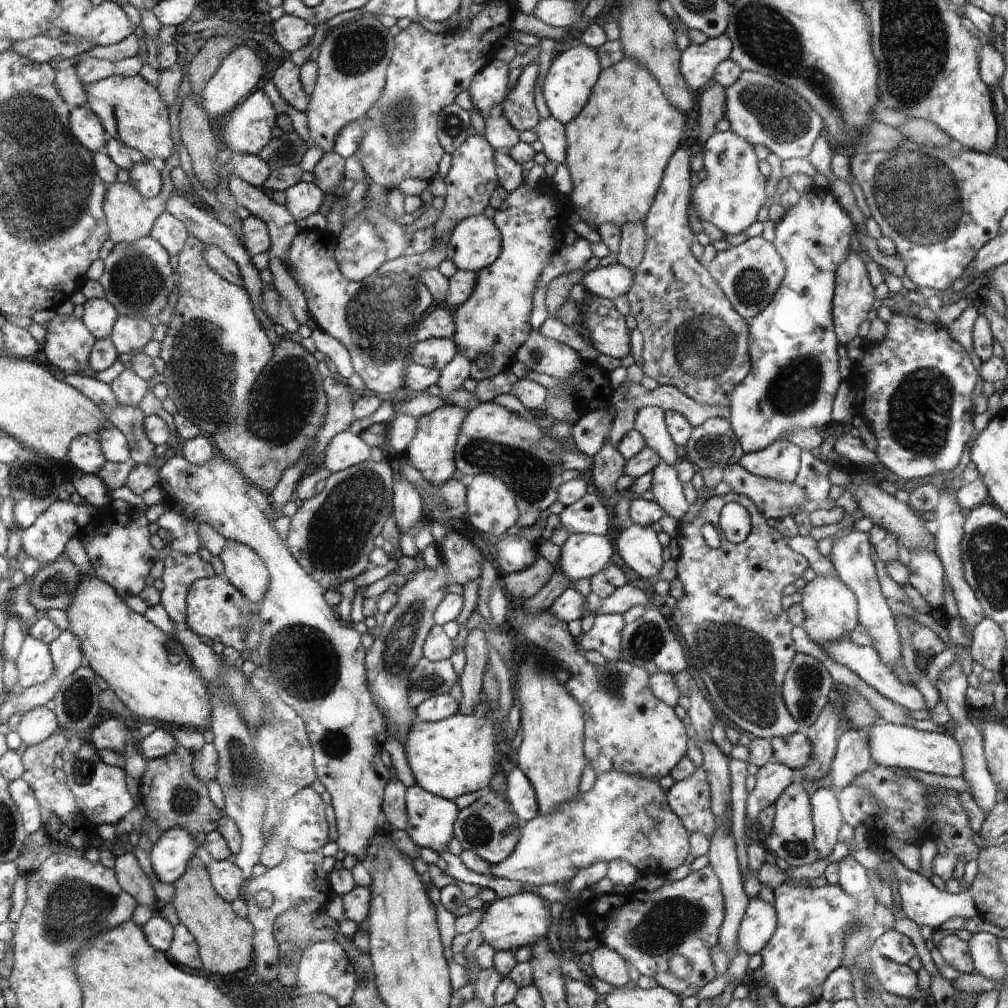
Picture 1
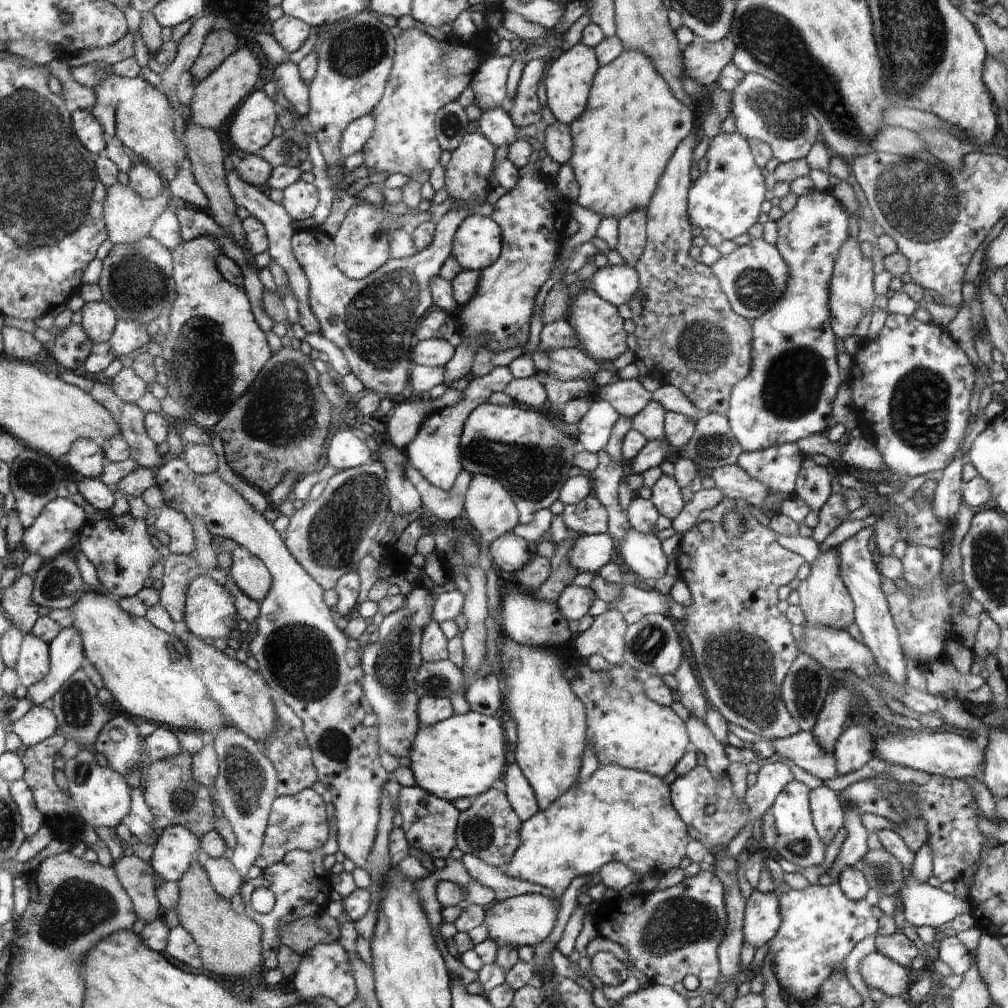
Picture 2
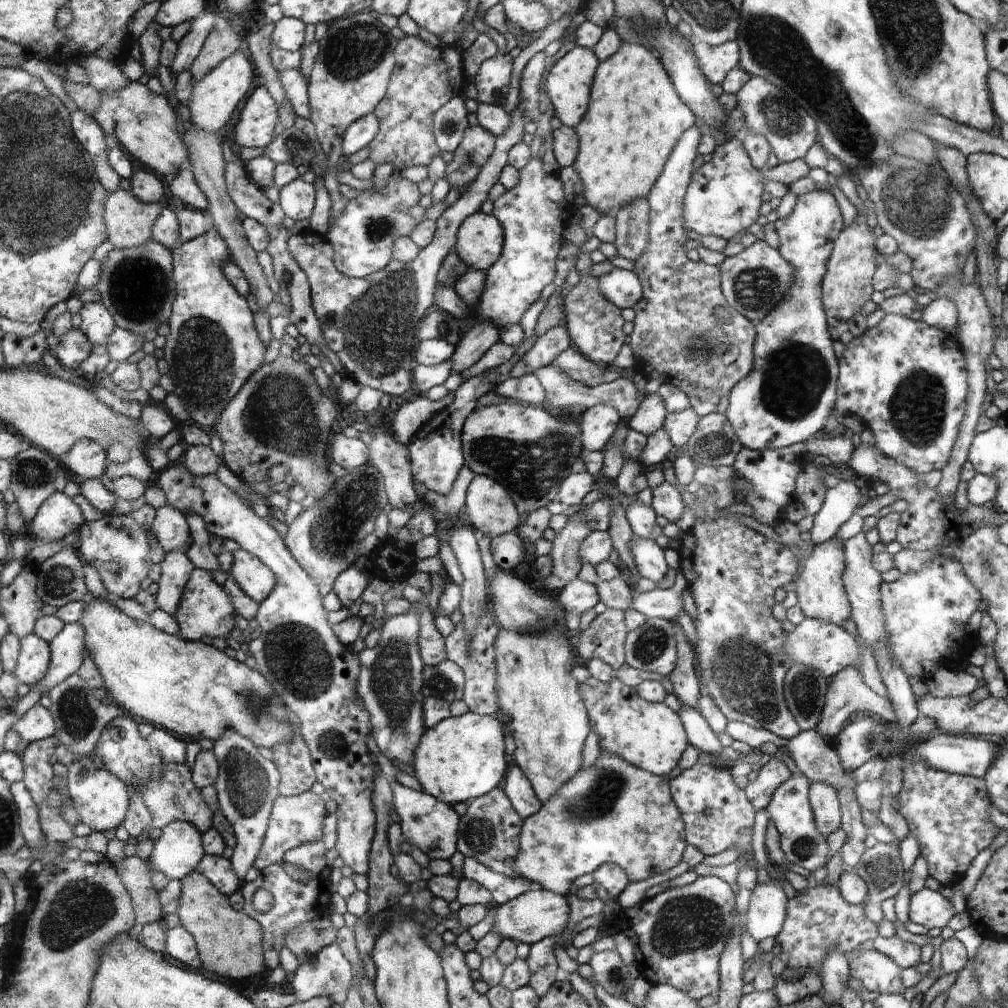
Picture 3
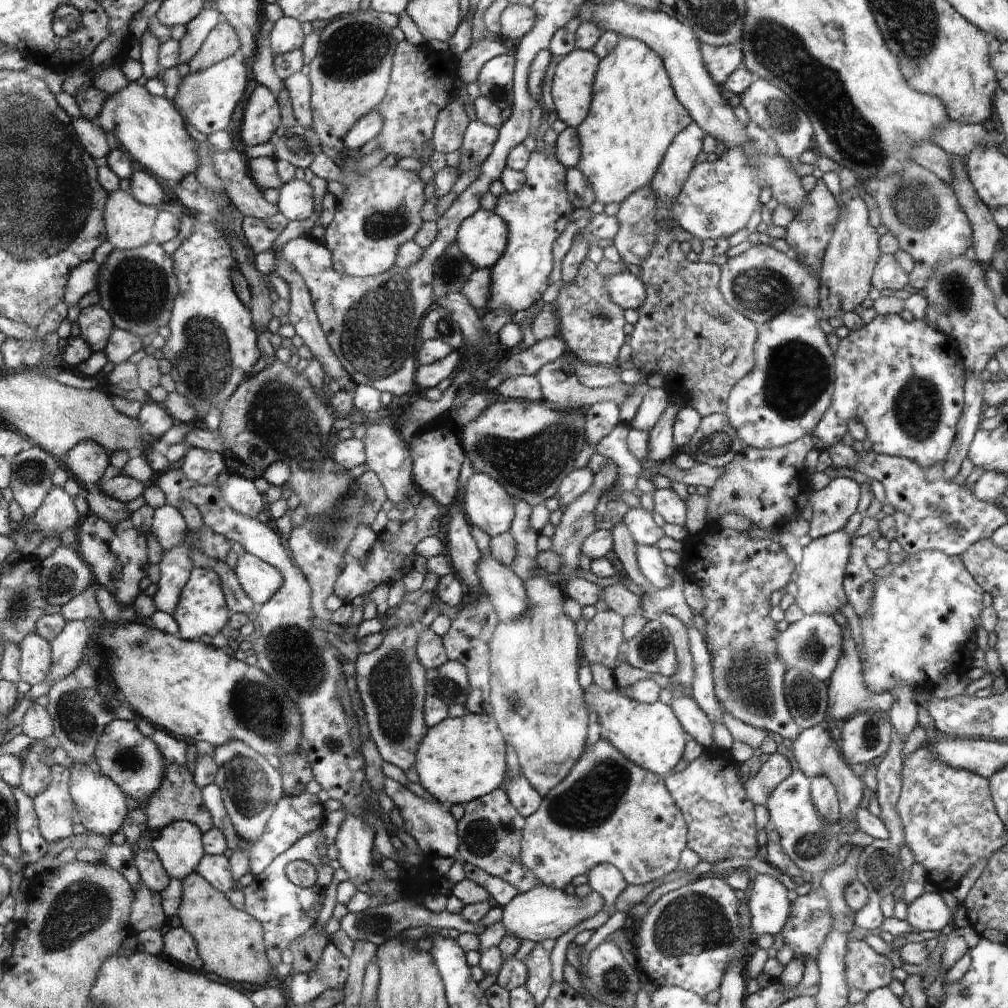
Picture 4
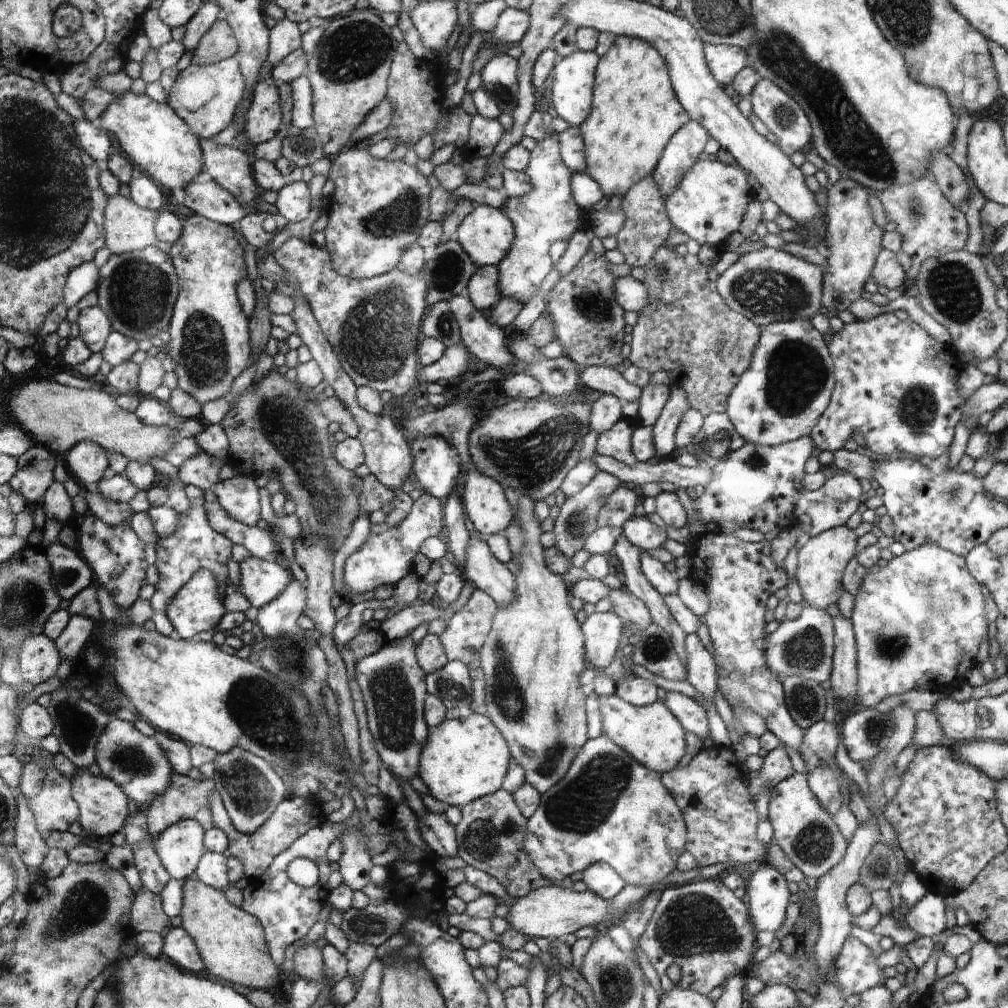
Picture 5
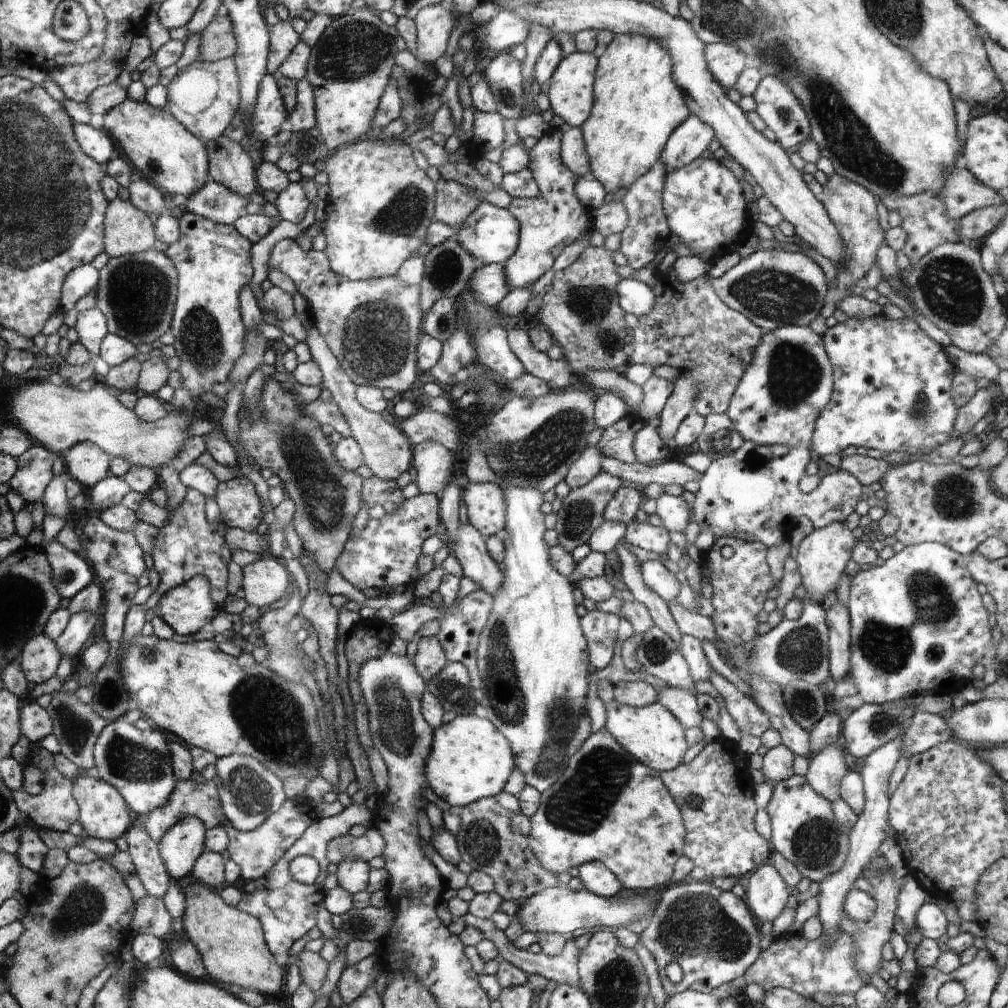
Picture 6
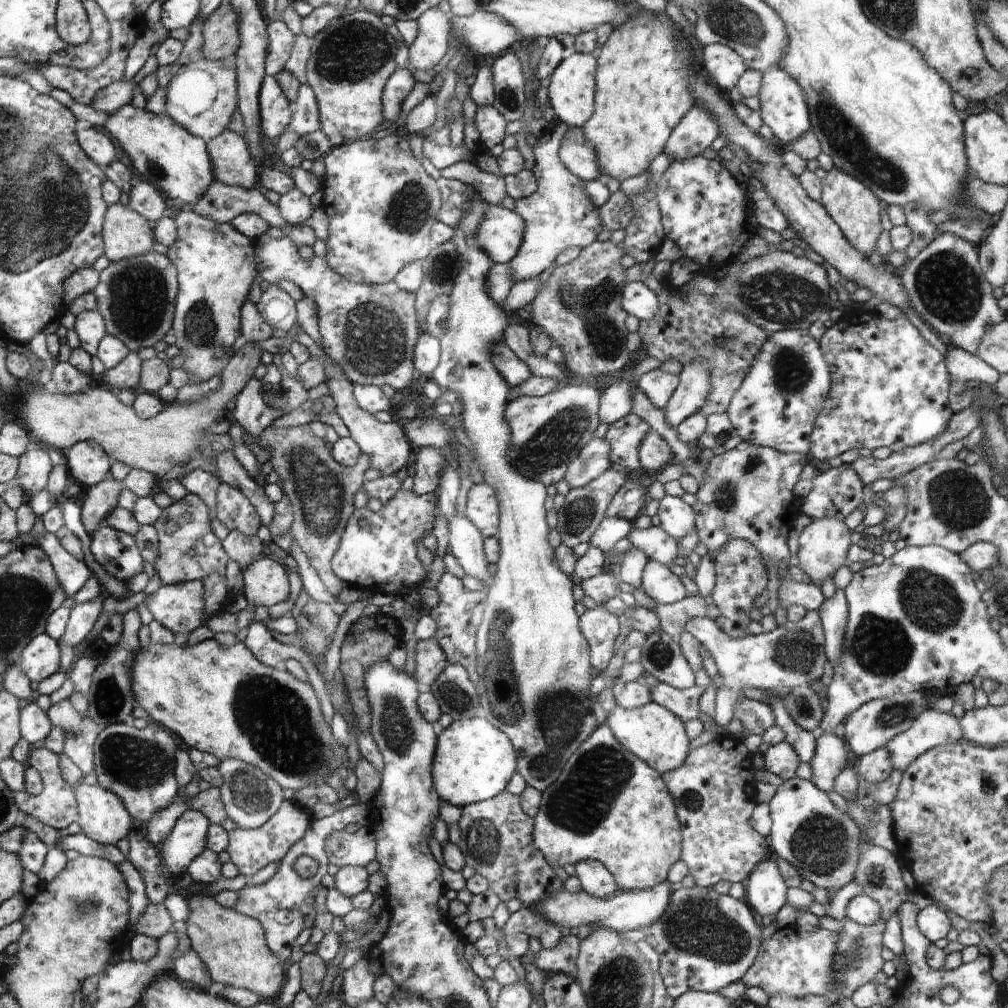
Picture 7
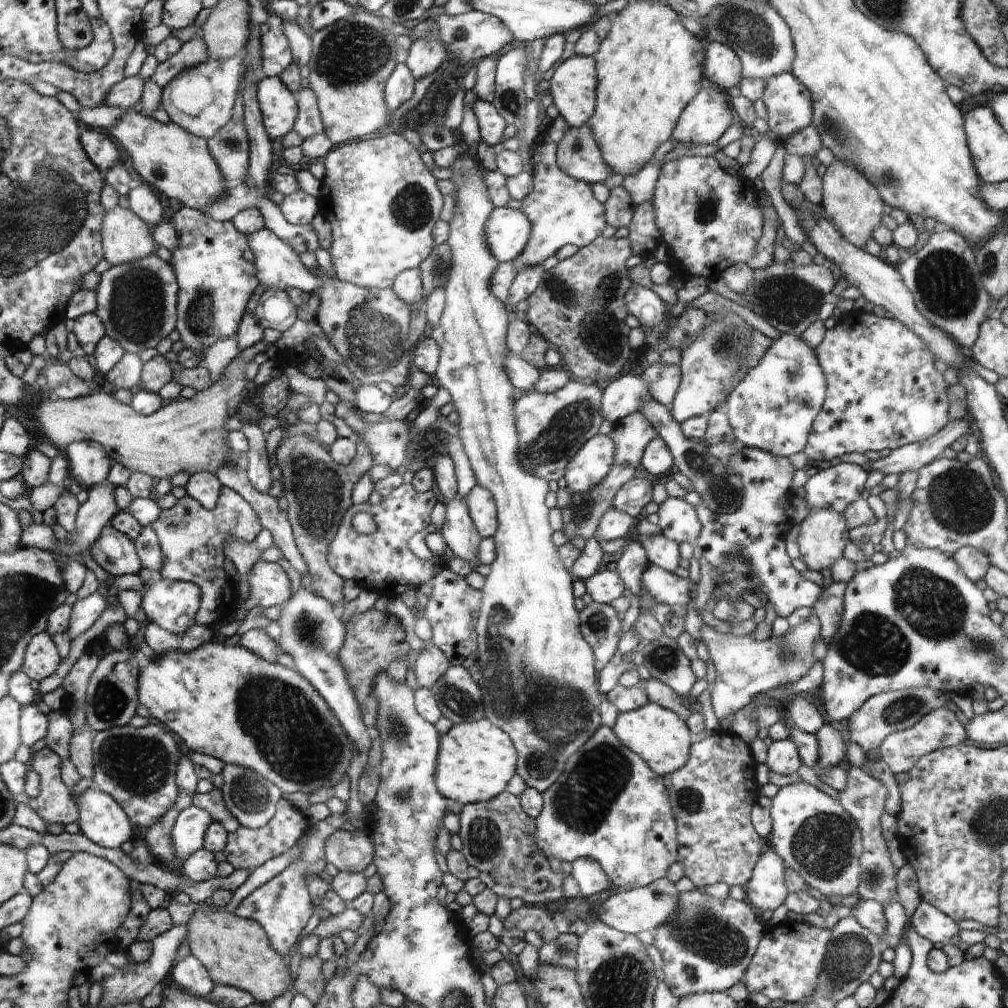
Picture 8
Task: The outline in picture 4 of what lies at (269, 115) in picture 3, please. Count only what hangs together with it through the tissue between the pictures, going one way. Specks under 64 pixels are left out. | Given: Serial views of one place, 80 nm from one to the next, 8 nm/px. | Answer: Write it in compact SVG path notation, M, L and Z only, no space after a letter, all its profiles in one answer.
M264 85L250 91L240 128L240 140L245 146L256 146L271 139L280 124L282 109L278 103Z

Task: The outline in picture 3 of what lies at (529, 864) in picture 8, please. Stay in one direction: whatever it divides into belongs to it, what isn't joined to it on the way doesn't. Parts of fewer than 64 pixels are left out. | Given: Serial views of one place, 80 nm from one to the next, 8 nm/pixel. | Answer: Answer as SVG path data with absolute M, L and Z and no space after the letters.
M493 788L486 795L468 802L464 815L459 816L457 851L473 858L489 869L511 877L520 877L514 870L522 839L523 817L516 812L502 788Z

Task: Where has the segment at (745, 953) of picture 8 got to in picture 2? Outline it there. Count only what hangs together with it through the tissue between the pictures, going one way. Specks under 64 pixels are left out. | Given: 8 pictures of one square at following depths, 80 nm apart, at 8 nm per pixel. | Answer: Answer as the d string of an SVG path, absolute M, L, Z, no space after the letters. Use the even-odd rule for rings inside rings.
M700 871L693 877L686 877L678 884L653 892L637 892L629 899L603 899L592 912L593 923L598 937L617 942L627 952L636 970L646 974L650 984L664 985L675 989L685 999L712 993L710 990L718 978L718 948L727 930L726 886L712 871ZM694 974L699 978L699 986L691 991L684 987L684 977Z

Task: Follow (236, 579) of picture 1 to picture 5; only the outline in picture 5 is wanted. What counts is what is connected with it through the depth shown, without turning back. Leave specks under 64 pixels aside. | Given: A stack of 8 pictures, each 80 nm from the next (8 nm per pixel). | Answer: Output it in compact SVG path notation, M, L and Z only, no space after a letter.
M250 555L247 559L239 562L239 565L241 579L238 589L248 599L251 606L255 606L258 609L278 599L290 582L290 571L284 568L282 564L262 560L255 555Z

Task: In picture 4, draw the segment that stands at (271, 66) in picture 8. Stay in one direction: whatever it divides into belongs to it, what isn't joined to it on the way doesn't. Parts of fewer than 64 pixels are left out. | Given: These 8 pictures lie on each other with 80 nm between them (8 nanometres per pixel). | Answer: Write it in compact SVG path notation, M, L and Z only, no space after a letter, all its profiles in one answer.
M282 17L274 22L270 34L270 46L274 56L303 47L306 35L303 33L301 23L292 17Z

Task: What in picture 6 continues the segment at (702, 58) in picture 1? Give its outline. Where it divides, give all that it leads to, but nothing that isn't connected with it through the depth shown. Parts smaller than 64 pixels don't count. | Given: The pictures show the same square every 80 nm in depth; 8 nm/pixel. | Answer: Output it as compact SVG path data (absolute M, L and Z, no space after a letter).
M706 43L705 59L714 80L725 90L735 86L745 69L746 55L736 45Z

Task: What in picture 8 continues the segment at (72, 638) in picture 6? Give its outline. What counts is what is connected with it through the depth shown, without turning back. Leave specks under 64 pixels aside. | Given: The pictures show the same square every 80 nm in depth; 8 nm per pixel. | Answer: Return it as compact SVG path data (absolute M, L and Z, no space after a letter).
M97 592L85 599L79 599L75 604L72 617L72 626L69 633L73 638L86 634L94 624L100 620L100 616L106 612L108 602L106 595Z

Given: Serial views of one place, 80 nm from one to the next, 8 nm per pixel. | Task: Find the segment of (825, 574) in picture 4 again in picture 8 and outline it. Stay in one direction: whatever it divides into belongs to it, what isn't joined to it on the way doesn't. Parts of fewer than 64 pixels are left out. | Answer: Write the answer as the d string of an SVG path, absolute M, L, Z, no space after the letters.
M811 508L806 518L801 522L800 534L797 538L800 556L799 559L806 564L807 568L817 573L832 568L836 562L844 557L845 548L850 542L846 517L832 509L818 509L812 511Z

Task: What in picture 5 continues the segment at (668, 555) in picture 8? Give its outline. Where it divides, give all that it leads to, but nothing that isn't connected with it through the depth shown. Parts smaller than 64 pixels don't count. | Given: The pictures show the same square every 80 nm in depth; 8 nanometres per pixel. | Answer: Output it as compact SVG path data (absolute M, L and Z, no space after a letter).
M646 516L630 517L621 526L623 532L632 544L641 548L644 552L663 548L664 541L668 539L664 527L658 527L652 523Z

